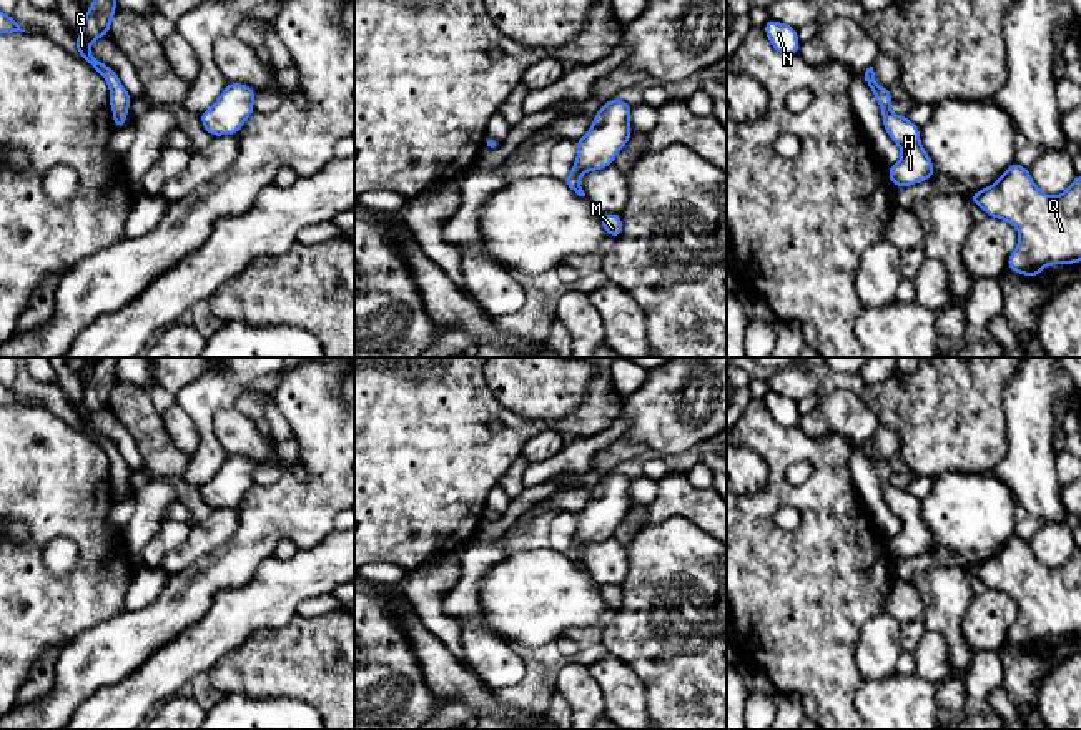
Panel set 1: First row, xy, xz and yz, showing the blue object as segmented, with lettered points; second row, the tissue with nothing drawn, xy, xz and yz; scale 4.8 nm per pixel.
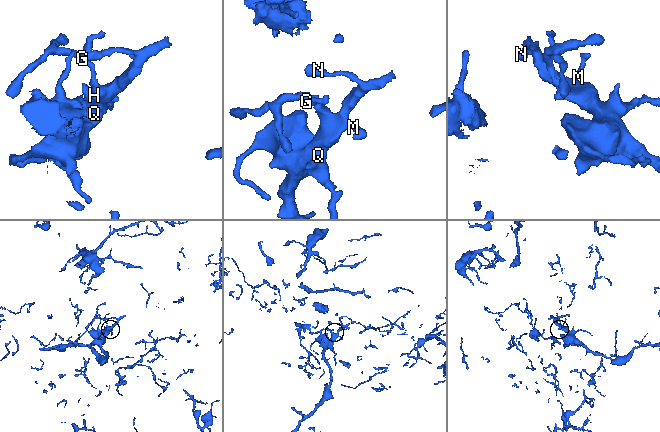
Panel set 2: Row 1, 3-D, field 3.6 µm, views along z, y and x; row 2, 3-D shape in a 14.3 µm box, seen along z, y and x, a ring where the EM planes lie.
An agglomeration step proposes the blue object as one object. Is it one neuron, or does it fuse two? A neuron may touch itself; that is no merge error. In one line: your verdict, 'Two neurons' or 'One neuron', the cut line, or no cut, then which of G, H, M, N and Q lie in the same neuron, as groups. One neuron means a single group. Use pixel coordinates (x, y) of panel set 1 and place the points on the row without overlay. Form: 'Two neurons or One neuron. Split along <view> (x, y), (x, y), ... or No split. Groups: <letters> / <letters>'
One neuron. No split. Groups: G H M N Q

